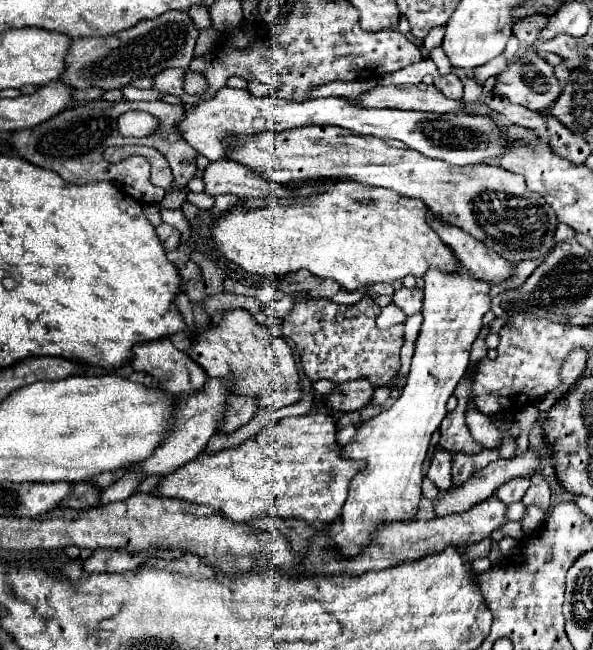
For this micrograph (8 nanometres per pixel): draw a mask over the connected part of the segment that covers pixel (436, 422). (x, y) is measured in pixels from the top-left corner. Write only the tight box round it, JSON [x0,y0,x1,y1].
[330,268,490,556]

